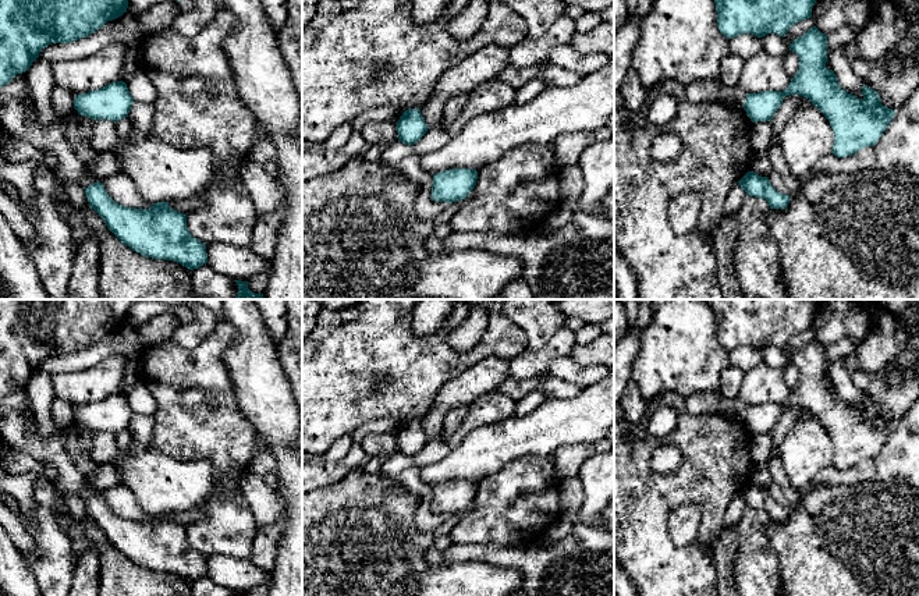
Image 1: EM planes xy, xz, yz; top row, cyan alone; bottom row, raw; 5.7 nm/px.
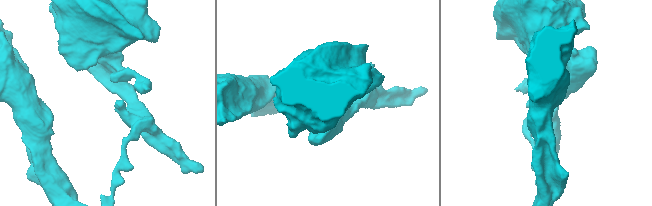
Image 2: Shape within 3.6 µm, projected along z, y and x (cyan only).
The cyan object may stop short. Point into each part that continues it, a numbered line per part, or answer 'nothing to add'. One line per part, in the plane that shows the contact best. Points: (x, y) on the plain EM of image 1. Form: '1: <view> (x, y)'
nothing to add

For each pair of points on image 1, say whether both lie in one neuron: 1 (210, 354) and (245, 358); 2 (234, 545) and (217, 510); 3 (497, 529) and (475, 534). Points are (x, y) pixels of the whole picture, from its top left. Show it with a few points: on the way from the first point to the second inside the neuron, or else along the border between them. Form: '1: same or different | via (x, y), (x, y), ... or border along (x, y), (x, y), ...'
1: different | border along (226, 323), (234, 341), (223, 361), (234, 386)
2: same | via (234, 536), (222, 518)
3: same | via (492, 531), (481, 534)

